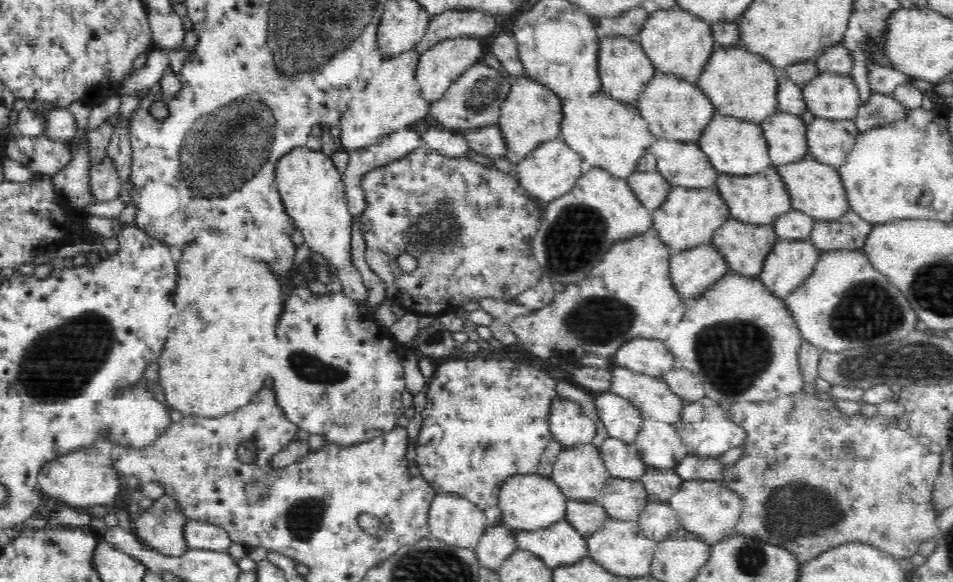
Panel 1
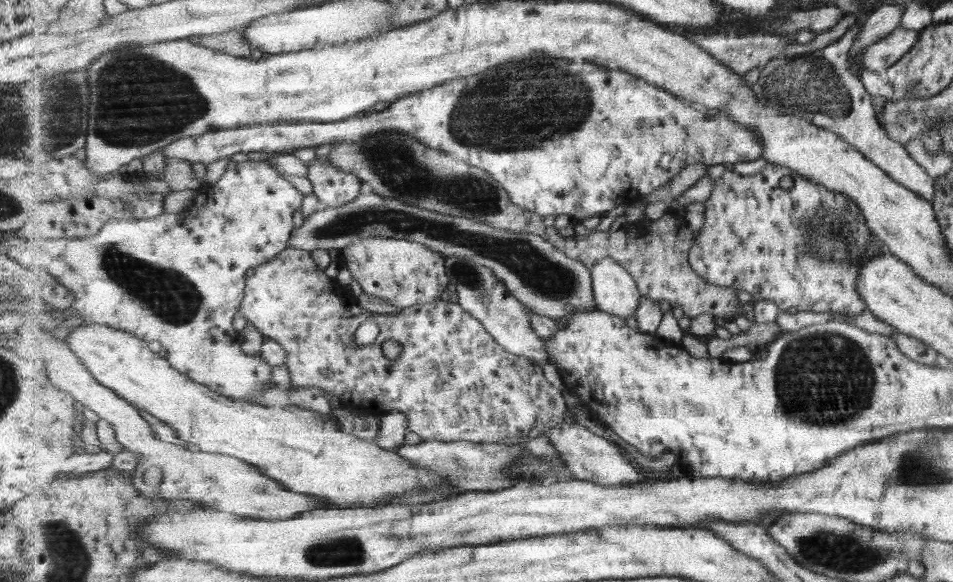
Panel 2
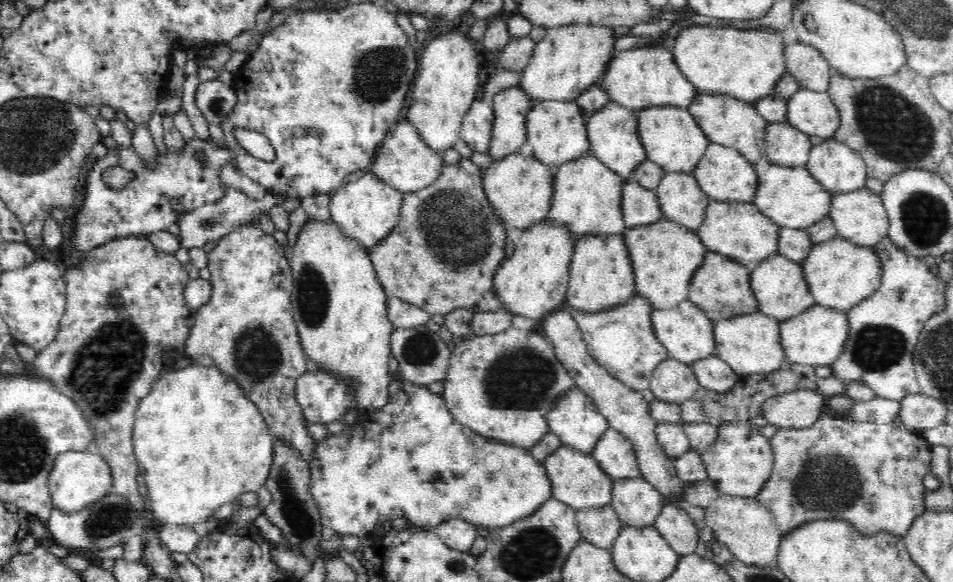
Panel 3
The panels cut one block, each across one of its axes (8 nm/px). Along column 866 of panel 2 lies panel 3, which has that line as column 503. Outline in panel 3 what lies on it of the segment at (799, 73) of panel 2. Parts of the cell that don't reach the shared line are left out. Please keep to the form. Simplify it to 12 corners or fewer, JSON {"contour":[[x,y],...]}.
{"contour":[[519,85],[490,98],[493,161],[526,147],[532,110]]}

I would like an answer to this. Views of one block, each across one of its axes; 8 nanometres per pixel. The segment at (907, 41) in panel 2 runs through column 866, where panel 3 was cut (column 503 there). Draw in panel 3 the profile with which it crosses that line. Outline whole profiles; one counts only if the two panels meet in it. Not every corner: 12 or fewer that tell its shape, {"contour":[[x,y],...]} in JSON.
{"contour":[[531,37],[511,38],[493,59],[495,68],[523,71]]}

